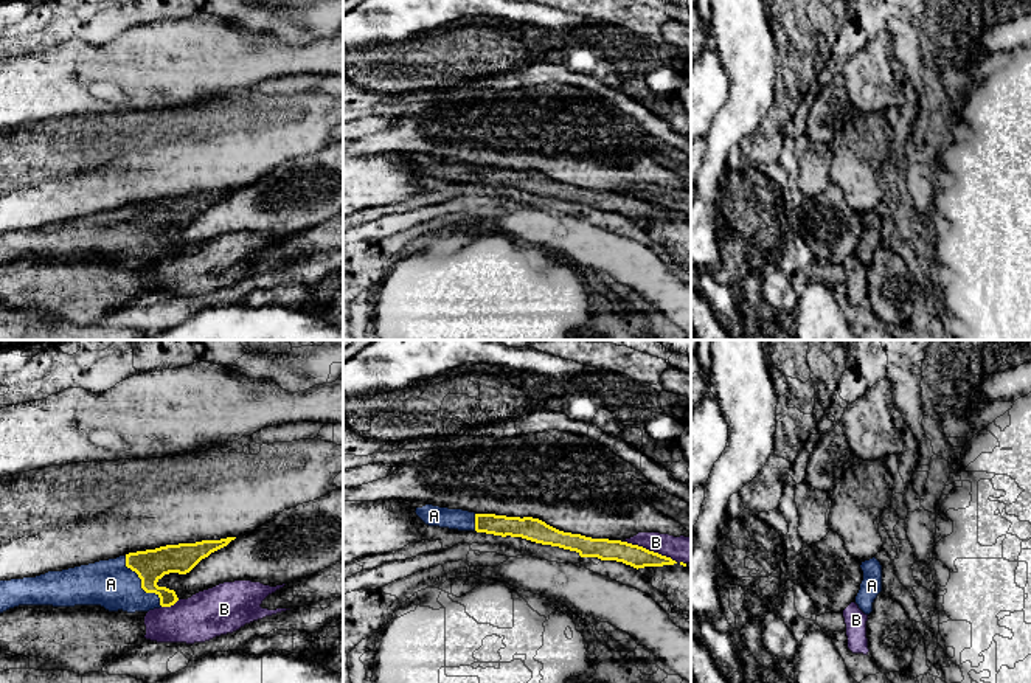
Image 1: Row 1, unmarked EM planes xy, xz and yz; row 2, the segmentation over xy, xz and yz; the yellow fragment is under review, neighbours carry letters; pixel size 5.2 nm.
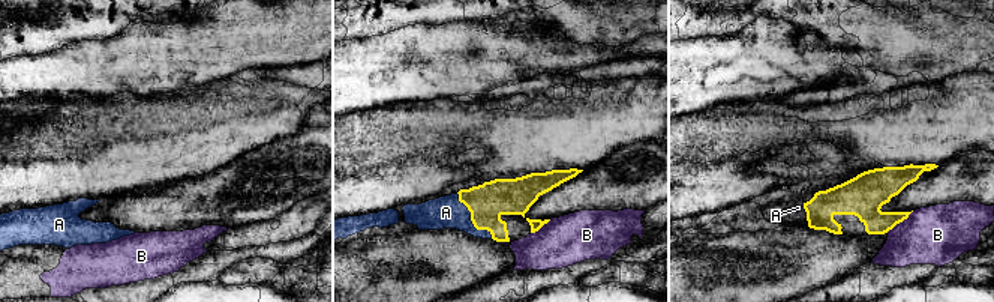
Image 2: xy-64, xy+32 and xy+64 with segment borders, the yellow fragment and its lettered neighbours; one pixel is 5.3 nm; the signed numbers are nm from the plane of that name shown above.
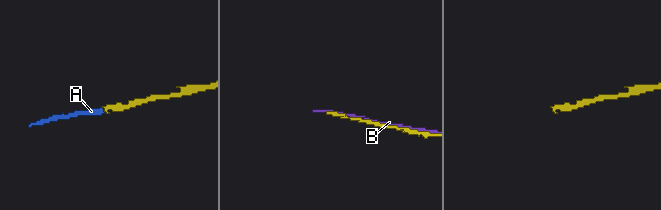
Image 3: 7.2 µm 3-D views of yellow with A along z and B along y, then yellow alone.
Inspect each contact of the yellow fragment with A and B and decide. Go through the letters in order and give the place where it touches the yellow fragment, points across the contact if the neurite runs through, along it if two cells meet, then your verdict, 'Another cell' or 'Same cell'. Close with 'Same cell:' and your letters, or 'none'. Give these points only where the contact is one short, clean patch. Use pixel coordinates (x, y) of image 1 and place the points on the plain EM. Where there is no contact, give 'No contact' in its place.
A: Touches yellow at xy (142, 236). Path across: xy (151, 218), (142, 227), (142, 236), (111, 236). Same cell
B: Touches yellow at xz (648, 202). Another cell
Same cell: A

